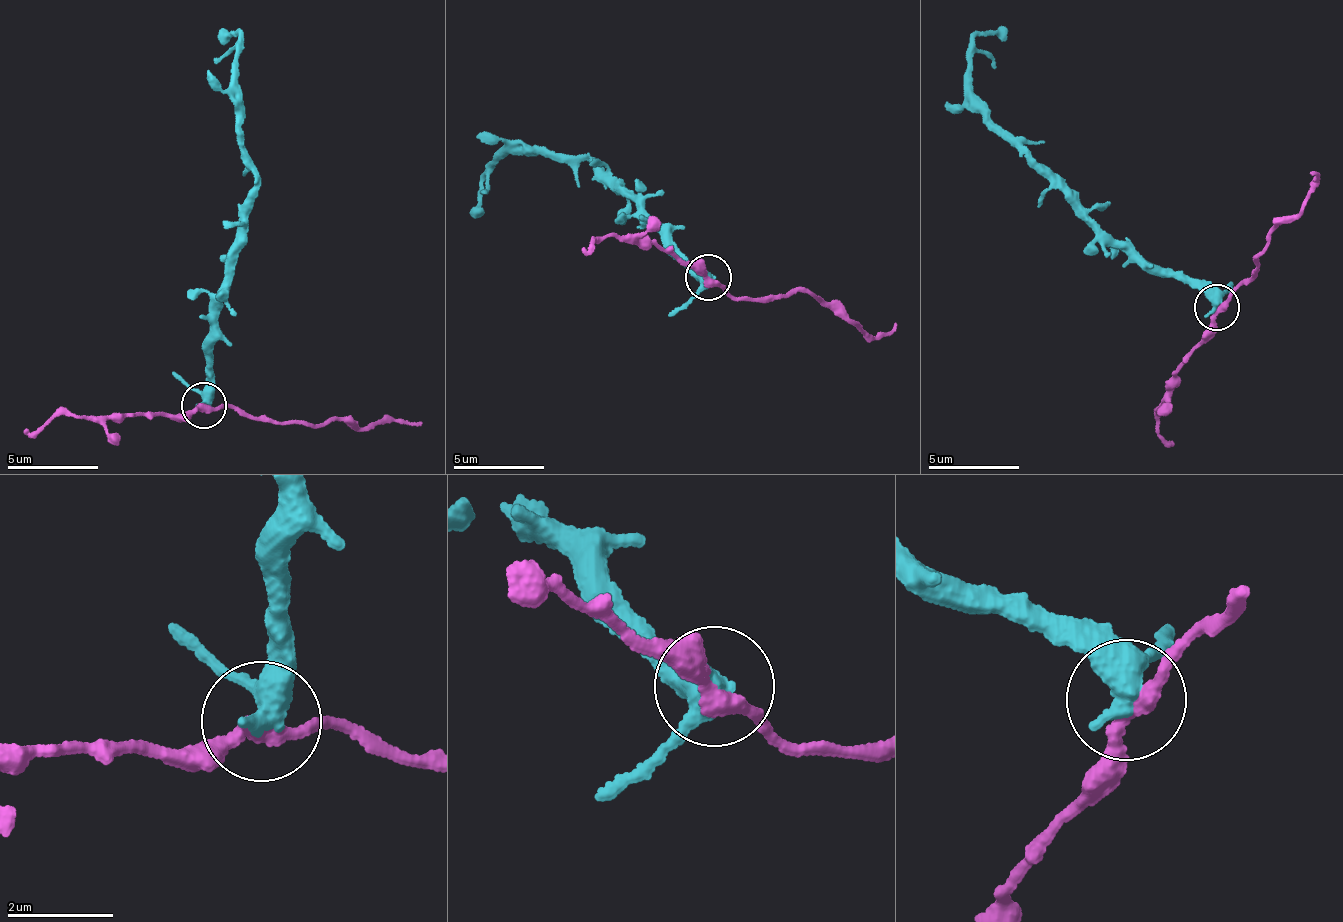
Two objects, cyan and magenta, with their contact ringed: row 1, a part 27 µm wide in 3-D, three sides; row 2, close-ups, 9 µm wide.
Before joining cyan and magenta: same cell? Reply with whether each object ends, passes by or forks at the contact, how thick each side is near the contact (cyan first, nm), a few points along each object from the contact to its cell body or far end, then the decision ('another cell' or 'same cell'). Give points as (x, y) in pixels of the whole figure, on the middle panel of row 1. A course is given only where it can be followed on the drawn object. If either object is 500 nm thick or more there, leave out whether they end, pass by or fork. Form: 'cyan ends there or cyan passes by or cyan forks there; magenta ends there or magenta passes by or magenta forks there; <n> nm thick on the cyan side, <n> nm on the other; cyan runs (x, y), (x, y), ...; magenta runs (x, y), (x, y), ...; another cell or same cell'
cyan passes by; magenta passes by; 420 nm thick on the cyan side, 320 nm on the other; cyan runs (708, 275), (682, 259), (671, 228), (619, 183), (582, 160), (507, 150), (484, 175), (474, 218); magenta runs (708, 279), (744, 301), (816, 297), (821, 306), (860, 321), (879, 337), (897, 323); another cell

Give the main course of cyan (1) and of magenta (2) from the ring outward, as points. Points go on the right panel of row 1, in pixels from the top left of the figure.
1: (1215, 308), (1184, 283), (1110, 243), (1066, 187), (1022, 148), (969, 89), (972, 39), (1007, 33)
2: (1219, 309), (1248, 277), (1275, 229), (1302, 211), (1318, 182), (1311, 173)

